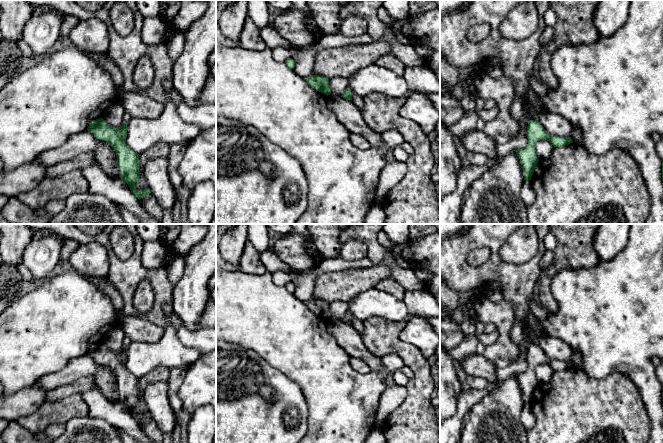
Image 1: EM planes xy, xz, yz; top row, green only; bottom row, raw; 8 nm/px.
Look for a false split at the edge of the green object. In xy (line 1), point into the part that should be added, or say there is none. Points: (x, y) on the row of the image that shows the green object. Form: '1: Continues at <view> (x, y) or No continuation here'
1: No continuation here

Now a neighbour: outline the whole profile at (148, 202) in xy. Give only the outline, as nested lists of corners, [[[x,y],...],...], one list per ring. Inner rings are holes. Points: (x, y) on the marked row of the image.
[[[151,193],[143,196],[139,201],[147,214],[153,216],[162,223],[163,209]]]

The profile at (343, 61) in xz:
[[[386,40],[319,49],[315,57],[313,71],[315,75],[328,79],[349,78],[356,71],[376,63],[379,58],[388,54],[390,54],[390,43]]]

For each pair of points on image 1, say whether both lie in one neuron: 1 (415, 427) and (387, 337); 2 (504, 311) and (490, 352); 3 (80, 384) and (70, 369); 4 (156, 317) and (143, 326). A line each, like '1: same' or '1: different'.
1: same
2: same
3: different
4: different

